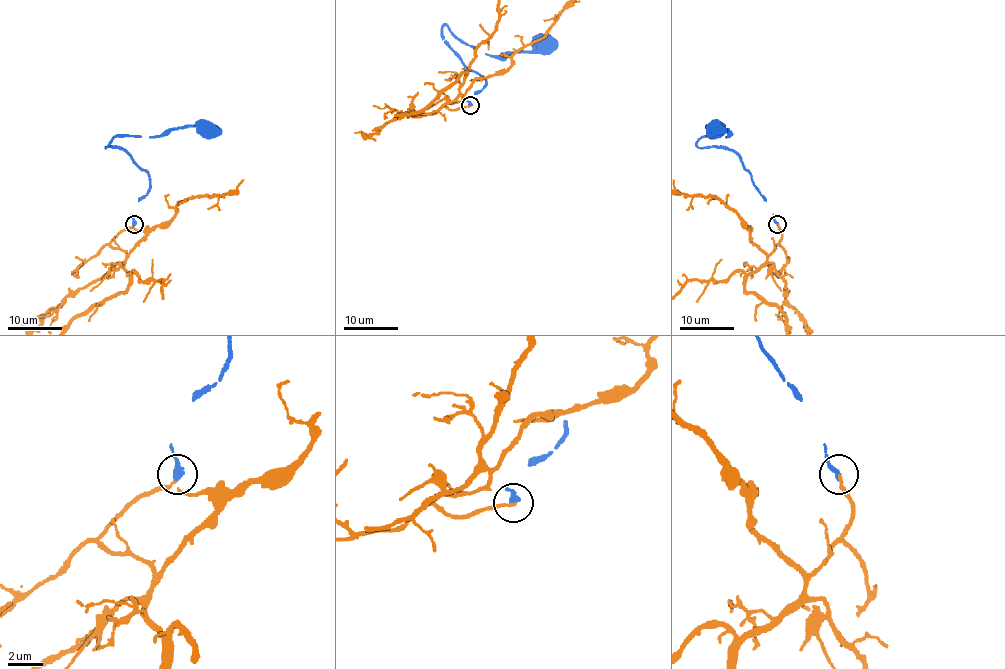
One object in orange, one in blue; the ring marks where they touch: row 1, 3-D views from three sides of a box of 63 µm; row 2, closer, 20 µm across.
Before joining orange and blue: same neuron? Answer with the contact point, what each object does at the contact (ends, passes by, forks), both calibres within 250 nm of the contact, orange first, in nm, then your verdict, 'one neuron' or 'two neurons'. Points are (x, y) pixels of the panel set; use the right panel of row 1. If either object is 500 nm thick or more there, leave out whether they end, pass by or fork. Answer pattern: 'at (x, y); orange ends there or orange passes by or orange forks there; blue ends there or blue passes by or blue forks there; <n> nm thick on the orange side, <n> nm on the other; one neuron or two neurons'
at (777, 224); orange ends there; blue ends there; 190 nm thick on the orange side, 320 nm on the other; one neuron

